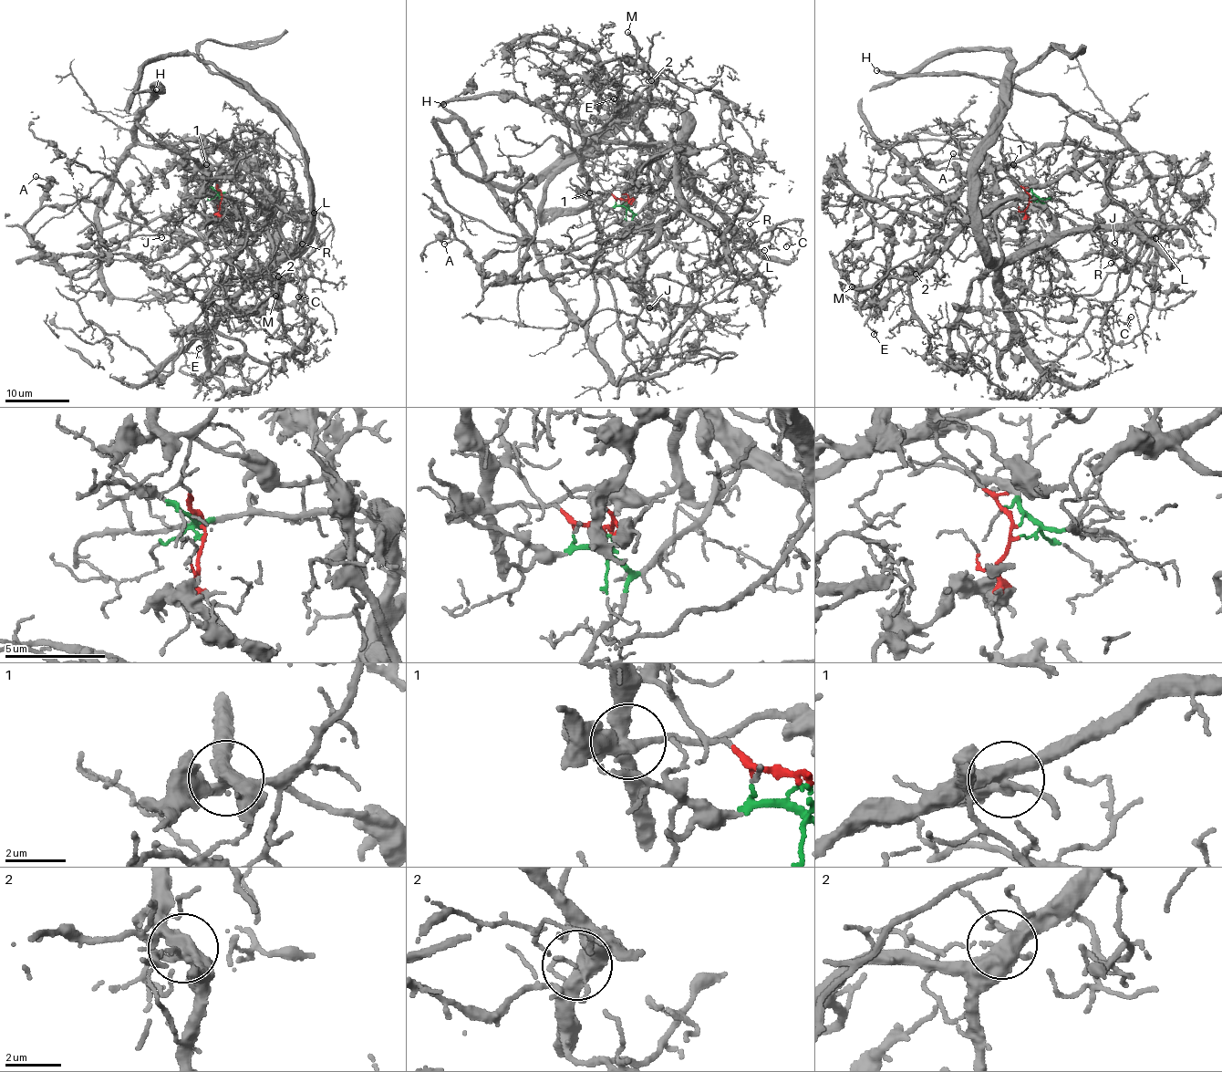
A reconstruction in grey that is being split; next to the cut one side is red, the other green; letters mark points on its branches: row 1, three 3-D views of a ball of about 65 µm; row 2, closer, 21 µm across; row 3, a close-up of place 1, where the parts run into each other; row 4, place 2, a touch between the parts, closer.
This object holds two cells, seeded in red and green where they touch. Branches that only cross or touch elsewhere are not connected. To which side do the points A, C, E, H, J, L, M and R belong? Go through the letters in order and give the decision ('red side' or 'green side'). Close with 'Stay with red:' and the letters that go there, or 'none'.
A: green side
C: green side
E: red side
H: red side
J: green side
L: green side
M: green side
R: green side
Stay with red: E, H

